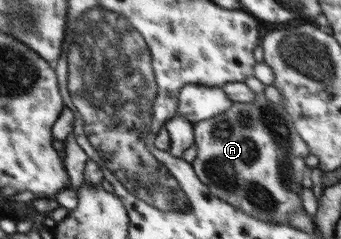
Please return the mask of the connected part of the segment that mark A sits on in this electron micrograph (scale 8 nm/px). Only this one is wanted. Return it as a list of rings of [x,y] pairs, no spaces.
[[[257,93],[256,98],[252,102],[233,102],[232,106],[228,107],[222,114],[209,118],[208,120],[201,120],[200,122],[193,124],[193,133],[195,138],[195,147],[197,150],[196,158],[191,162],[197,177],[209,188],[209,192],[214,196],[224,200],[228,204],[235,206],[242,212],[263,220],[264,222],[276,222],[276,223],[288,223],[288,217],[292,212],[302,210],[302,199],[300,198],[300,192],[302,192],[302,178],[304,178],[304,172],[306,172],[306,158],[311,154],[309,146],[302,140],[302,137],[298,134],[295,128],[292,117],[286,112],[286,109],[282,105],[273,103],[267,99],[264,93]]]

